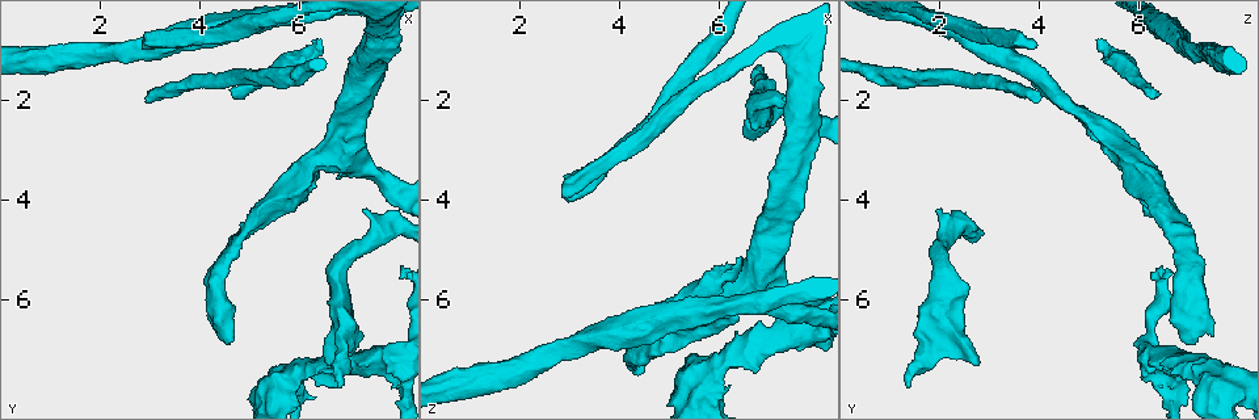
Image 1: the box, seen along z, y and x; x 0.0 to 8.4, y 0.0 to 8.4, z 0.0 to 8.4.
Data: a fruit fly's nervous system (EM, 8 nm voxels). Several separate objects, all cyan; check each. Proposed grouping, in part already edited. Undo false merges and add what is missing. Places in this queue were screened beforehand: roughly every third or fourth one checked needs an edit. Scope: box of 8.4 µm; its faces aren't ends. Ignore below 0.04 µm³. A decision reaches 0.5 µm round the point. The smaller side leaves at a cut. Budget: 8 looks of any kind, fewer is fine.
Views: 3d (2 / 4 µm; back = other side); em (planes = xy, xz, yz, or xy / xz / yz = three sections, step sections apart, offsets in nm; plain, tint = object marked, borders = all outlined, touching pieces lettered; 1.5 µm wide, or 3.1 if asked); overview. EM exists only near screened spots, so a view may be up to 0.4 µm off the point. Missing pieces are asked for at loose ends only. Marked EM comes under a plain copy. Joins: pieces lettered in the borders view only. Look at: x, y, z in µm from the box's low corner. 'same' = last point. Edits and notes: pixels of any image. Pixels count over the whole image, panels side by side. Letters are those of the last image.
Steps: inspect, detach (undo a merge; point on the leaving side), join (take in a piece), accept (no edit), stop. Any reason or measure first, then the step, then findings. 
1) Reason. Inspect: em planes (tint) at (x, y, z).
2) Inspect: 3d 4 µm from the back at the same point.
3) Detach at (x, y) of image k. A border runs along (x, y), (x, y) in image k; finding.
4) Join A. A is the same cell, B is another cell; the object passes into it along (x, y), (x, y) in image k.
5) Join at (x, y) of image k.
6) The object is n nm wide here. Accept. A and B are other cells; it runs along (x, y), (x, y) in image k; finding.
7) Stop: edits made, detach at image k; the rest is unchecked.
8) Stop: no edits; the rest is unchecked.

Calibre changes. Inspect: em xy step 4 (tint) at (7.70, 7.20, 6.50).

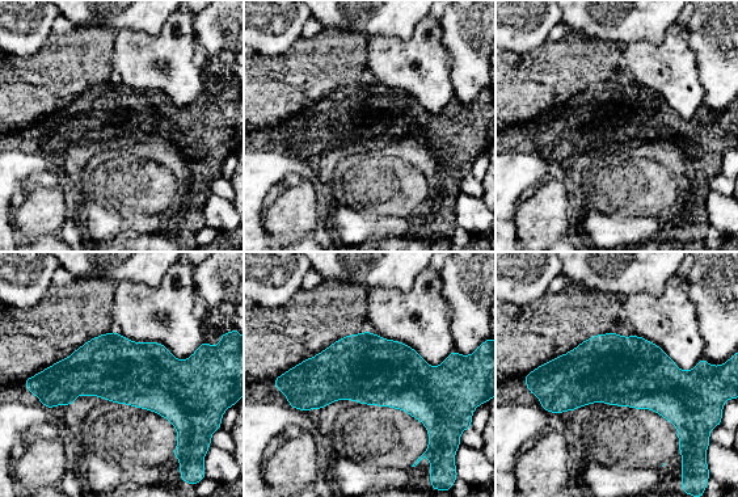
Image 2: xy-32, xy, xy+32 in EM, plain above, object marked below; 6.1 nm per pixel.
Another direction. Inspect: em planes (borders) at the same point.

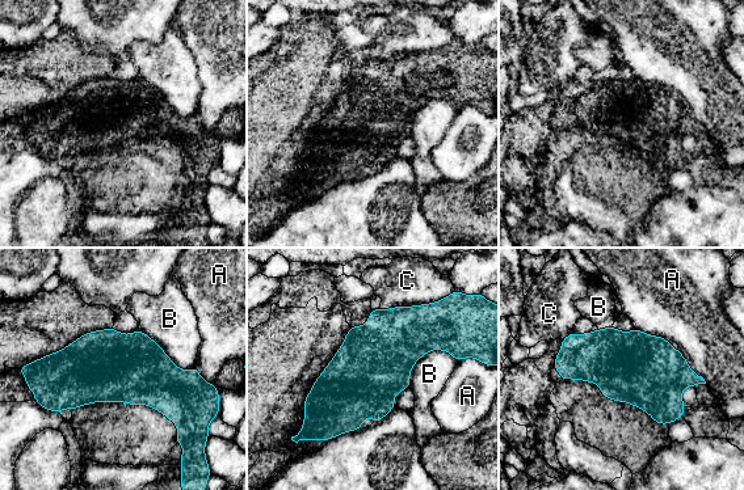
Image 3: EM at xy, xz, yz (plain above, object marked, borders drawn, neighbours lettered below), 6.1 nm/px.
The object is 440 nm wide here. Accept. A, B and C are other cells; a border runs along (457, 360), (429, 350), (408, 387) in image 3; continuous, no second neuron.

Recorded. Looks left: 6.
Branch stops here. Inspect: 3d 4 µm at (4.45, 6.70, 7.40).

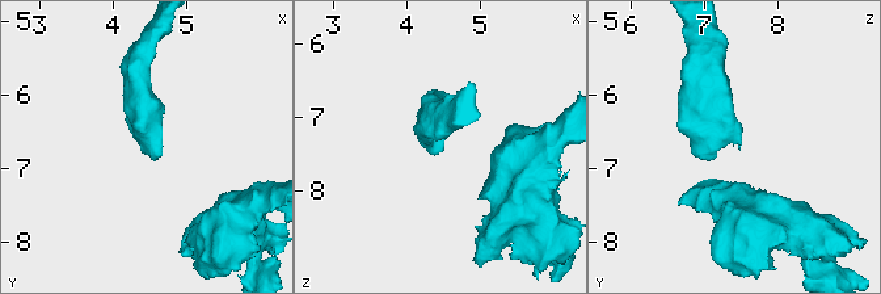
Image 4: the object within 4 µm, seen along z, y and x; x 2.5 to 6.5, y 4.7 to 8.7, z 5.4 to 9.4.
Inspect: em xy step 8 (borders) at (4.45, 6.70, 7.45).

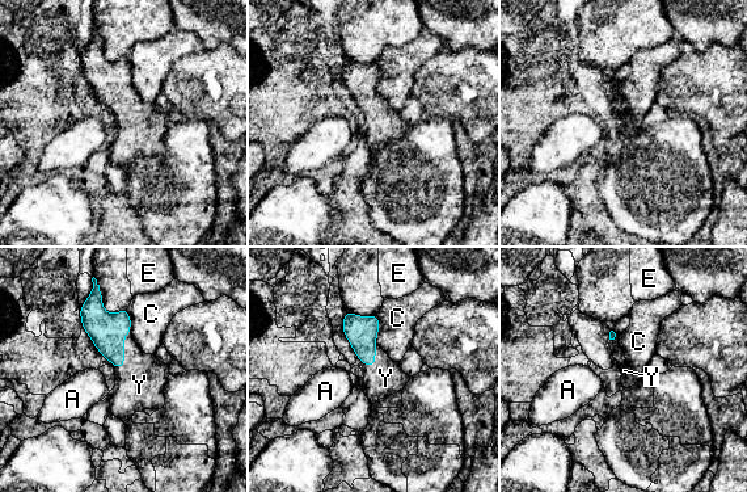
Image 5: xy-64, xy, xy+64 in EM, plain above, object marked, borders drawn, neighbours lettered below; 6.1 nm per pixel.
Join Y. Y is the same cell, A, C and E are other cells; the neuron continues.

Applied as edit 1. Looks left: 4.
Stop: edits made, join at image 5; the rest is unchecked.

